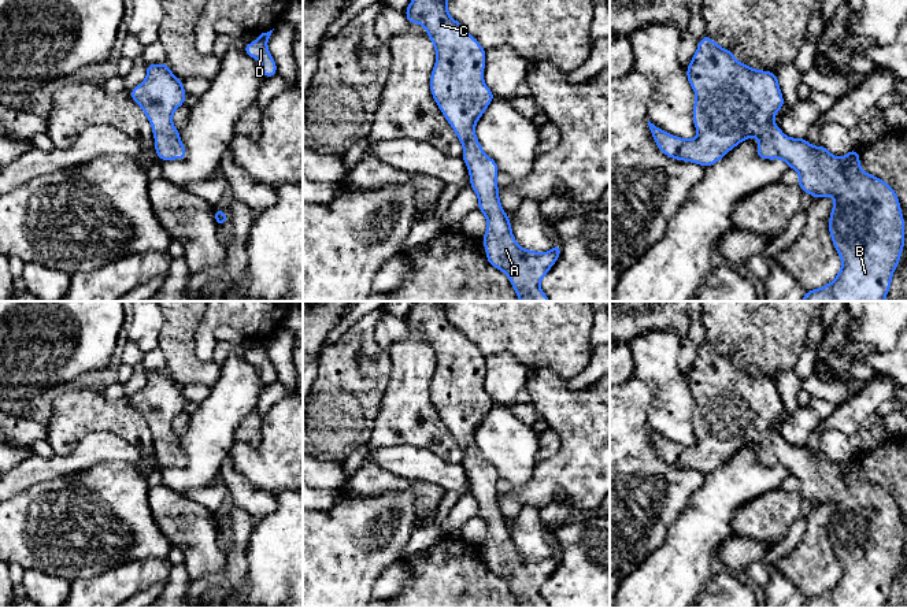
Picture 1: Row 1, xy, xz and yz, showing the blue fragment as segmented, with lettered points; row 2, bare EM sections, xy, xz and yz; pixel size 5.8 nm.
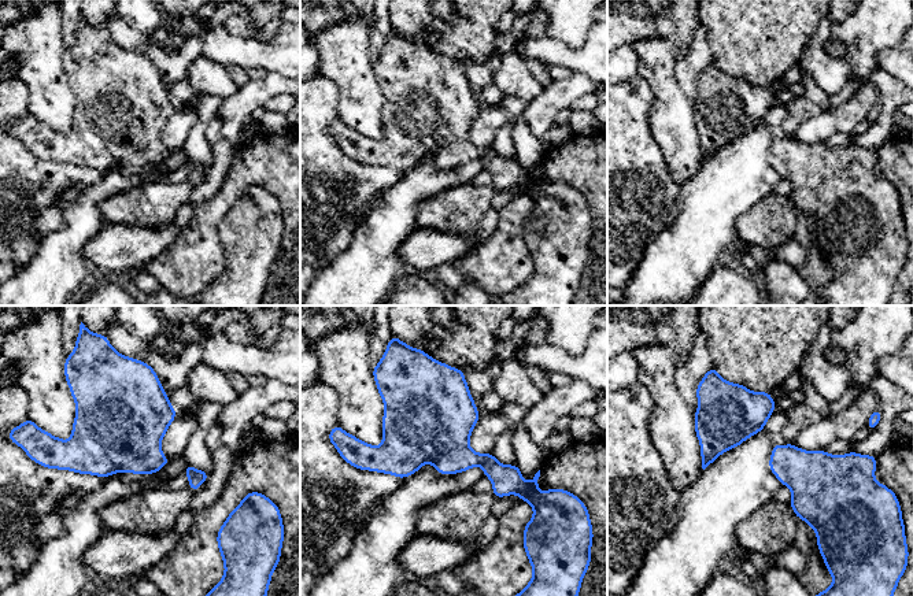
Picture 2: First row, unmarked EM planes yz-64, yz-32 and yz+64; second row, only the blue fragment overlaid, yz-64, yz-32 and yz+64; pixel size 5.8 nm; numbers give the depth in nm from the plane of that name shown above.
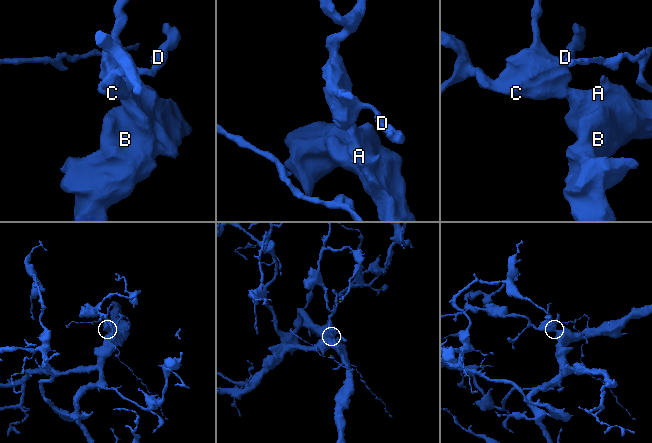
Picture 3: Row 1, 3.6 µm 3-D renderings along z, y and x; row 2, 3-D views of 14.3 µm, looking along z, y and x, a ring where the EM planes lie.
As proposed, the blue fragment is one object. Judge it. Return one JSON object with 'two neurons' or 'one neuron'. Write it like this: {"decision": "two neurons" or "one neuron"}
{"decision": "one neuron"}

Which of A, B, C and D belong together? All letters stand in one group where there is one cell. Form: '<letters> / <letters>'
A B C D

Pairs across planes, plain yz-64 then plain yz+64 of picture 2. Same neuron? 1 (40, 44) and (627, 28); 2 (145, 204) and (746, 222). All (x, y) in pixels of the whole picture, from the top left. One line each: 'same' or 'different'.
1: different
2: same

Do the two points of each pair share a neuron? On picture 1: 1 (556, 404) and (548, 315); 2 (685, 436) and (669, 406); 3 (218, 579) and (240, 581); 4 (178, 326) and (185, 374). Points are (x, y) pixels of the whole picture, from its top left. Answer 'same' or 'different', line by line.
1: different
2: same
3: same
4: same

